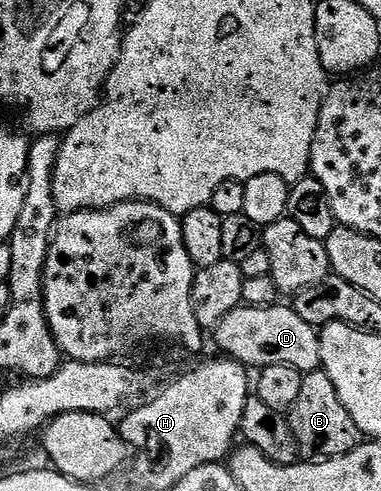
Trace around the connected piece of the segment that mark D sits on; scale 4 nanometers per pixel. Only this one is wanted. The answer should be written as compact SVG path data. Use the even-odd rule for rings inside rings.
M280 302L264 308L243 304L229 310L229 314L225 314L225 318L221 318L219 325L213 329L215 344L223 351L220 353L251 370L280 364L293 366L293 370L301 370L305 374L320 371L320 329L305 322L294 307L287 305L286 308L285 304Z

